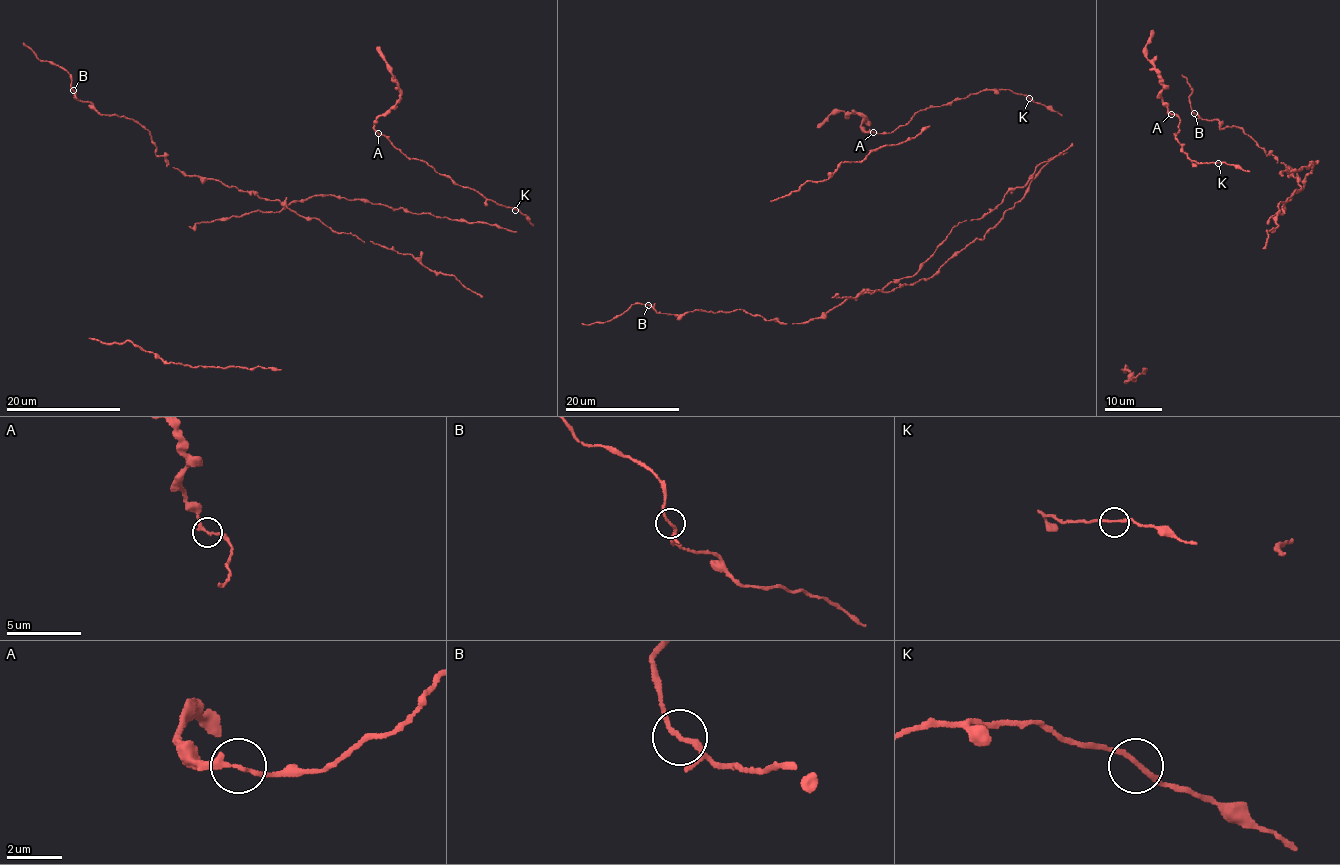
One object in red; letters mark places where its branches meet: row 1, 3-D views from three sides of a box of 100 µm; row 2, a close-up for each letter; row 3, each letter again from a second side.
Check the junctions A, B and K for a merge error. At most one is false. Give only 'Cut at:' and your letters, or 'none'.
Cut at: none

